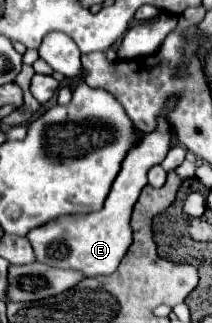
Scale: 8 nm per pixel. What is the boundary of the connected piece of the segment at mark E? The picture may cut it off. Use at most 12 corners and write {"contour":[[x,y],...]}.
{"contour":[[165,120],[125,156],[105,206],[27,234],[39,262],[113,274],[133,242],[147,170],[171,148]]}

